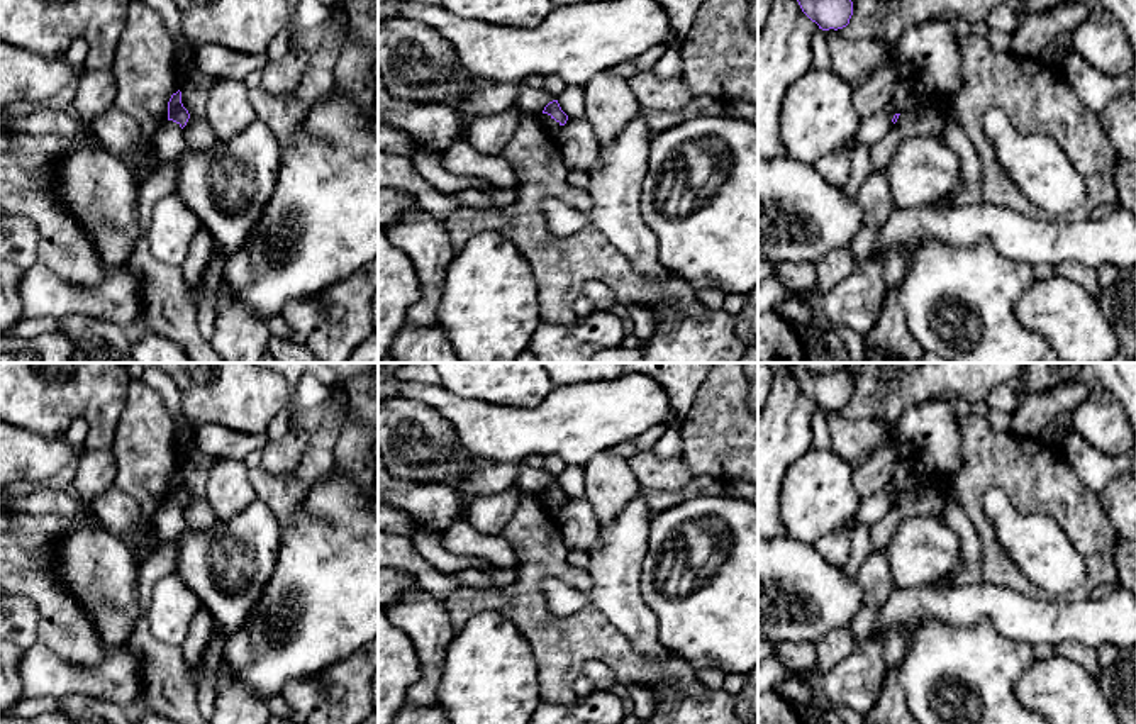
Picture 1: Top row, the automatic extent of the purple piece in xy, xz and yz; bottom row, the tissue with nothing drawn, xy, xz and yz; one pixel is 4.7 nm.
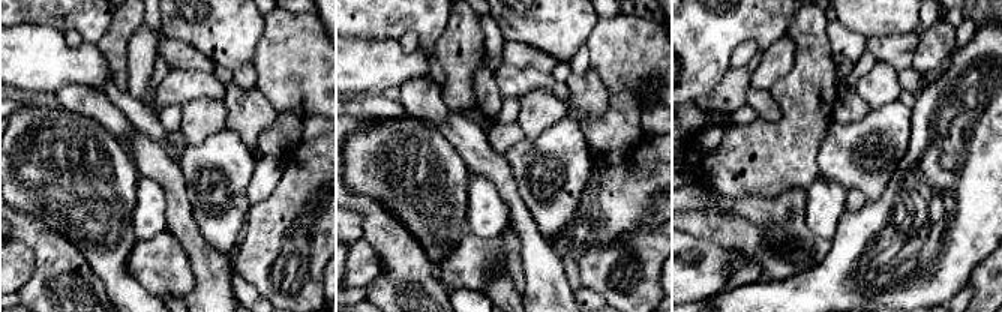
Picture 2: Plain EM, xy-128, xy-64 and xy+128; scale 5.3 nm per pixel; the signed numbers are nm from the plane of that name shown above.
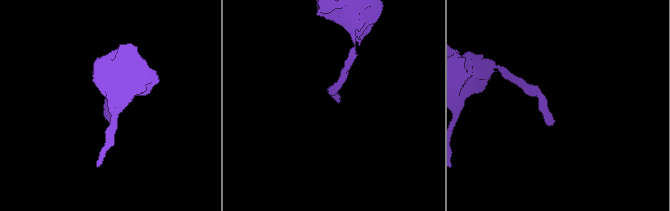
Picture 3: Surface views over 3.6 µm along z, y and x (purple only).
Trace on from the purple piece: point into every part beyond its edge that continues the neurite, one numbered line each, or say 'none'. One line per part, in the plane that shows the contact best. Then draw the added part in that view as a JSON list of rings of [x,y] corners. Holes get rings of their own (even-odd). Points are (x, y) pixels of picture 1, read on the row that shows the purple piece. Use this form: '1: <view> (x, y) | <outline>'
none

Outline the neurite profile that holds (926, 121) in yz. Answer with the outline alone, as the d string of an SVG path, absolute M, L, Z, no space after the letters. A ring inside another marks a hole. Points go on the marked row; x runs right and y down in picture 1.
M924 98L916 110L902 112L888 132L870 146L870 158L875 170L885 170L897 153L899 144L914 136L938 137L944 129L944 119L934 100Z

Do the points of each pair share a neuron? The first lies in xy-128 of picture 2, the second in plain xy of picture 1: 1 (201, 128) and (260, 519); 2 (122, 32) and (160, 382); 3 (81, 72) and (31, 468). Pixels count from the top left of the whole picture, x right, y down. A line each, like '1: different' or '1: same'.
1: different
2: different
3: same

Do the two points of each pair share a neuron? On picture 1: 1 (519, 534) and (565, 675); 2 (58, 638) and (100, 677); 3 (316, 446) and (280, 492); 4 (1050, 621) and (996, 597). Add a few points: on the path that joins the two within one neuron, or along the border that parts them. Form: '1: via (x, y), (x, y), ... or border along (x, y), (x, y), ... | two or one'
1: via (529, 570), (529, 614), (551, 640) | one
2: border along (50, 650), (78, 665), (92, 665), (104, 657) | two
3: via (316, 458), (292, 485) | one
4: via (1036, 621), (1018, 618), (1009, 611) | one

